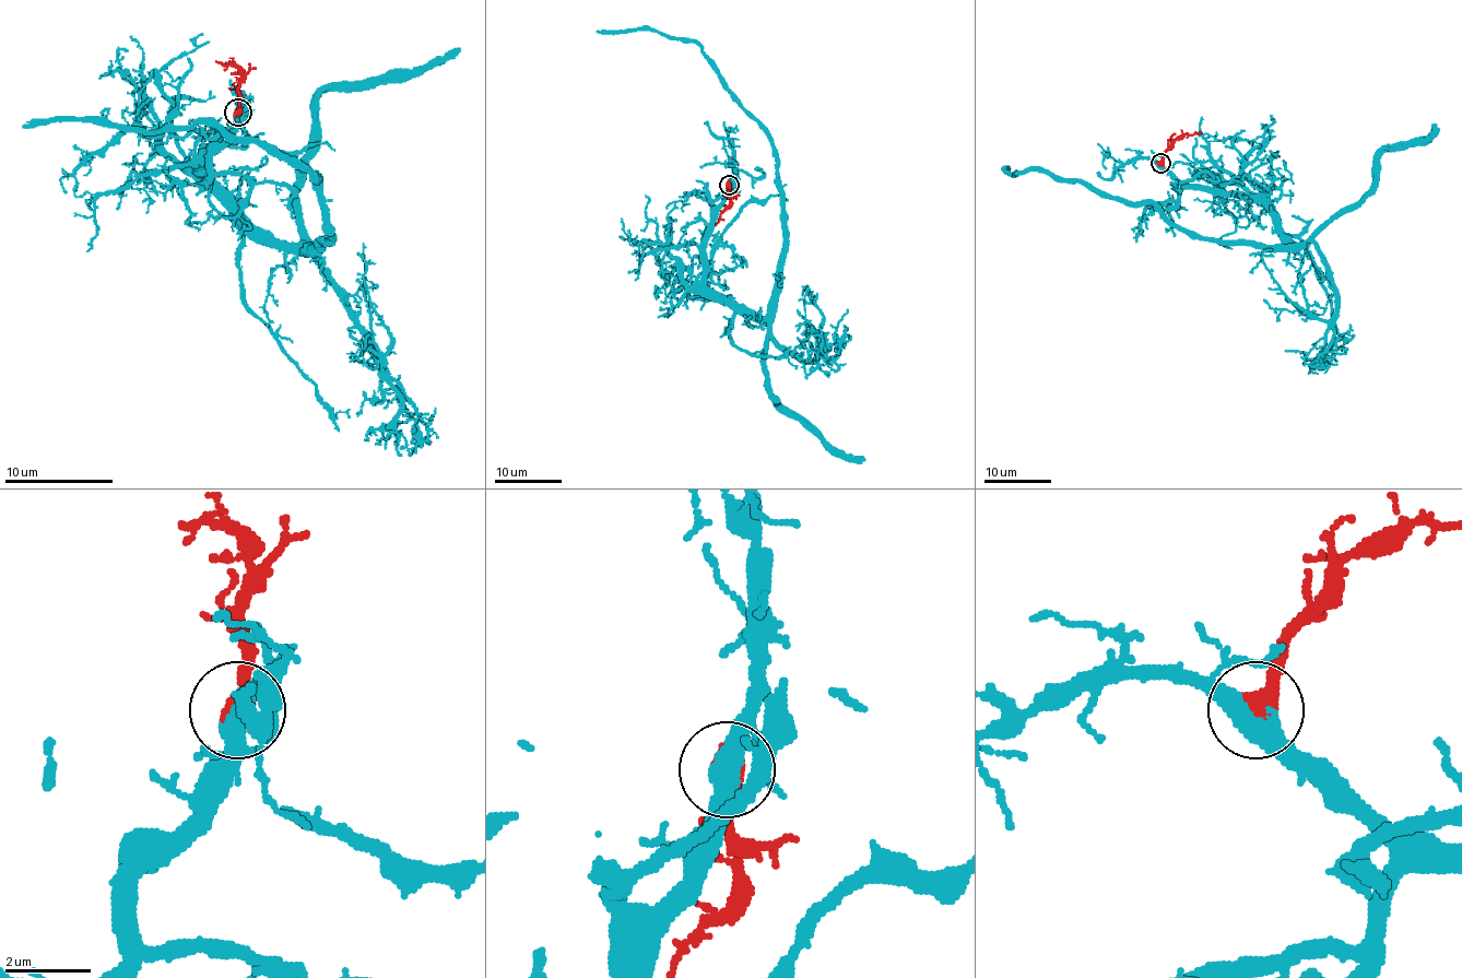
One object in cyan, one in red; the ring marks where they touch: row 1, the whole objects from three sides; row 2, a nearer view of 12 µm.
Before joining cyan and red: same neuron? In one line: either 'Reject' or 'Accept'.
Accept

